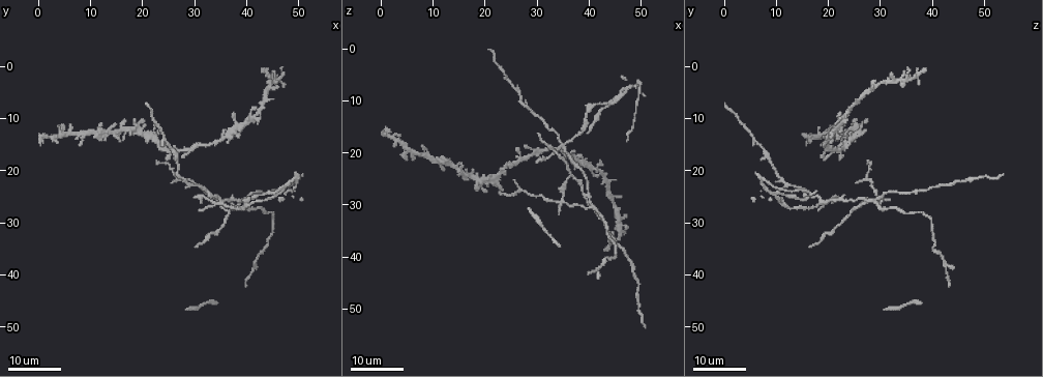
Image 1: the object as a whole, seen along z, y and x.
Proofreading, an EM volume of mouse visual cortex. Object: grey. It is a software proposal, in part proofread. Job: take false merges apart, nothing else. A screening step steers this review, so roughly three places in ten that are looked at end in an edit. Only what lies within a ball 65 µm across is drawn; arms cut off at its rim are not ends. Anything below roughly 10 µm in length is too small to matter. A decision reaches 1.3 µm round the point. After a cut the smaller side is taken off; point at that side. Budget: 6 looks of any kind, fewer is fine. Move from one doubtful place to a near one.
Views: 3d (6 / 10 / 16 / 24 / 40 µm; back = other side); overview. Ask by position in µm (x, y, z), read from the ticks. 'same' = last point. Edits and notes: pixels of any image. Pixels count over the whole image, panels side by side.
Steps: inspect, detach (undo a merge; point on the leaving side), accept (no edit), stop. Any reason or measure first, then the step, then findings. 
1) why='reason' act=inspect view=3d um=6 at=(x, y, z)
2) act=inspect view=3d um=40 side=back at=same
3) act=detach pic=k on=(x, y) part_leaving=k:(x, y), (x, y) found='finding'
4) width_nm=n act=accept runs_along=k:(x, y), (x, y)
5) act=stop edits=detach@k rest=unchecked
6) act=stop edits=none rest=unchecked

why='thick turns thin' act=inspect view=3d um=24 at=(26.5, 21.5, 10.0)

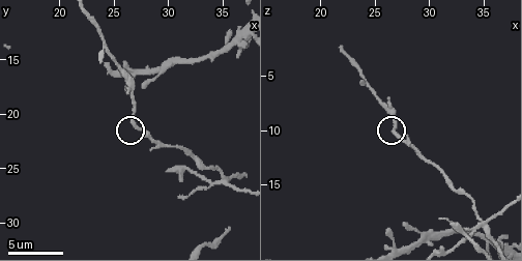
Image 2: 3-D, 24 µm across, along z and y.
act=inspect view=3d um=6 at=(26.8, 21.0, 10.0)

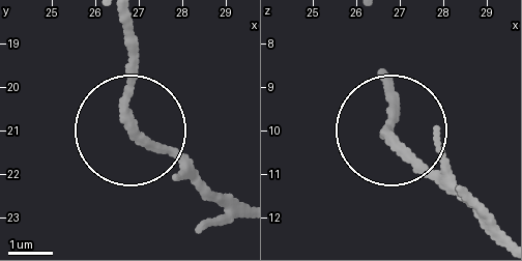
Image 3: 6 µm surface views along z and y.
width_nm=210 act=accept found='continuous, no second cell'

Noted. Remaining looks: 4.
why='small branch off a trunk' act=inspect view=3d um=10 at=(35.0, 26.0, 18.4)

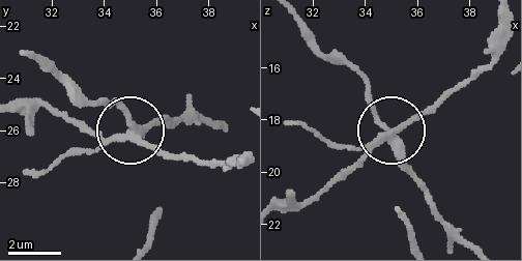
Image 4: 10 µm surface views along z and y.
side_arm_um=34 act=detach pic=4 on=(96, 151) part_leaving=4:(392, 135), (483, 67), (496, 21) found='a second cell is stuck on'

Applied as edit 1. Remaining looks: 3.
act=stop edits=detach@4 rest=unchecked

